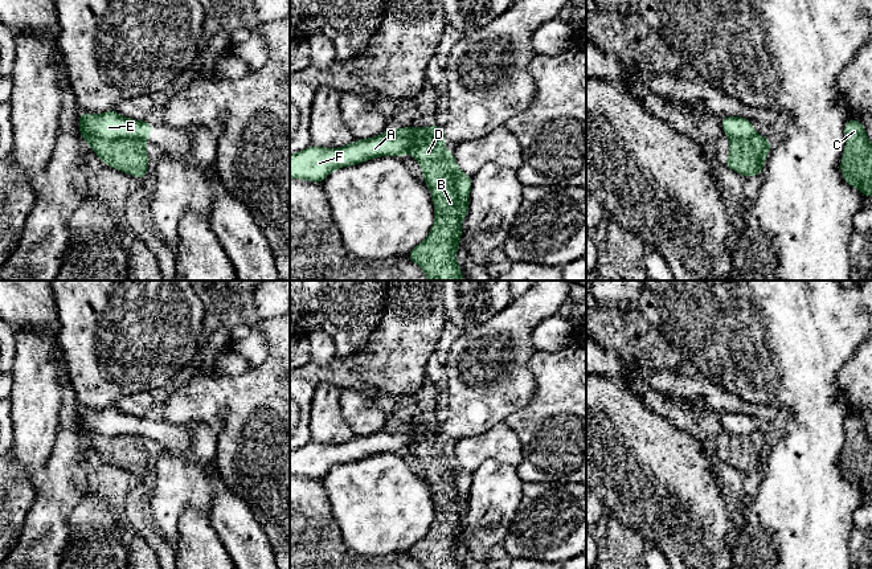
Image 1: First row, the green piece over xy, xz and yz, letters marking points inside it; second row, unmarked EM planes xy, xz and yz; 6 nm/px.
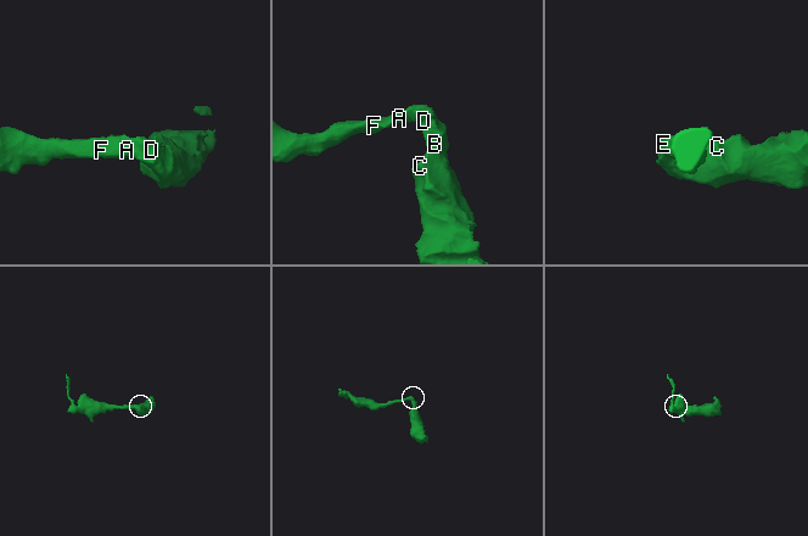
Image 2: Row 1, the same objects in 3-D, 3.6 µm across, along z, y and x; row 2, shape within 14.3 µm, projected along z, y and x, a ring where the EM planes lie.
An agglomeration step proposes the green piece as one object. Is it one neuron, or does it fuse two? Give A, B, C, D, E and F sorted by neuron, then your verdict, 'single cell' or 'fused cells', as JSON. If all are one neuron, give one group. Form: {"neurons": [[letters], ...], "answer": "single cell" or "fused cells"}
{"neurons": [["A", "E", "F"], ["B", "C", "D"]], "answer": "fused cells"}

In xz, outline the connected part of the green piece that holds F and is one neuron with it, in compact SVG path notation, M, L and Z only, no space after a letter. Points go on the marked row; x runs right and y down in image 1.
M414 132L378 134L369 139L356 139L348 146L326 148L308 146L298 153L290 153L290 179L322 183L335 169L360 164L380 156L401 157L413 147Z

